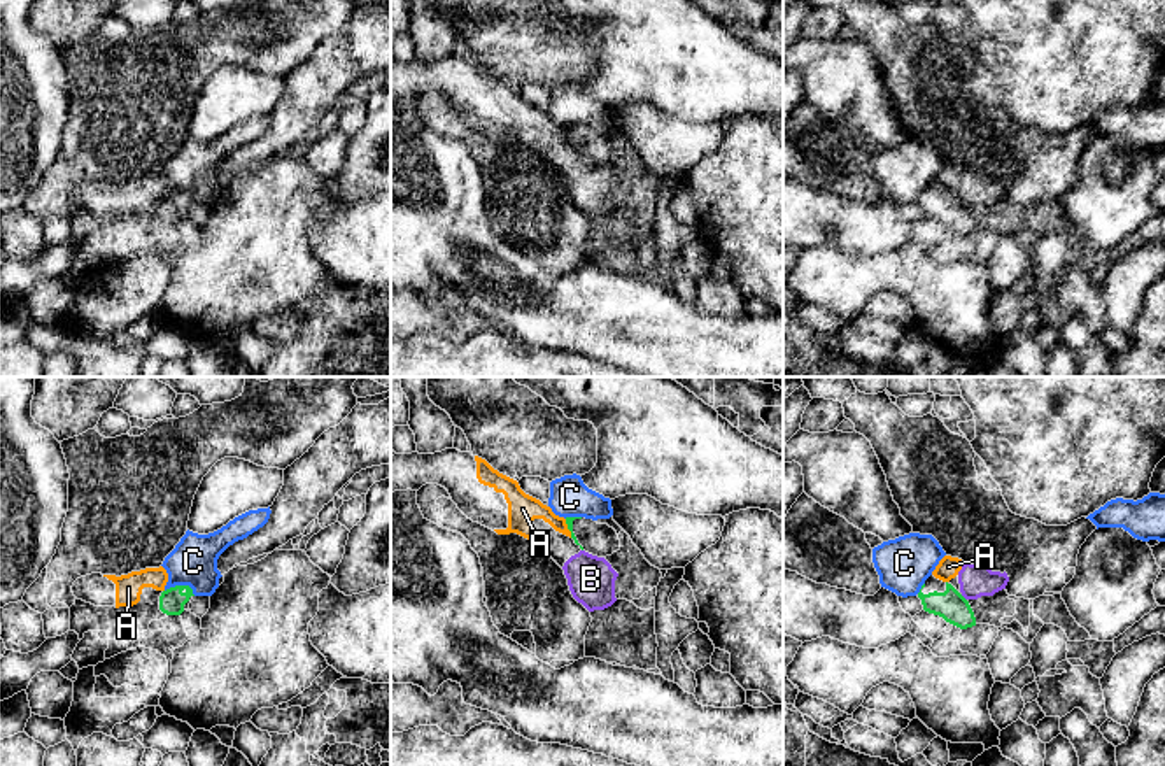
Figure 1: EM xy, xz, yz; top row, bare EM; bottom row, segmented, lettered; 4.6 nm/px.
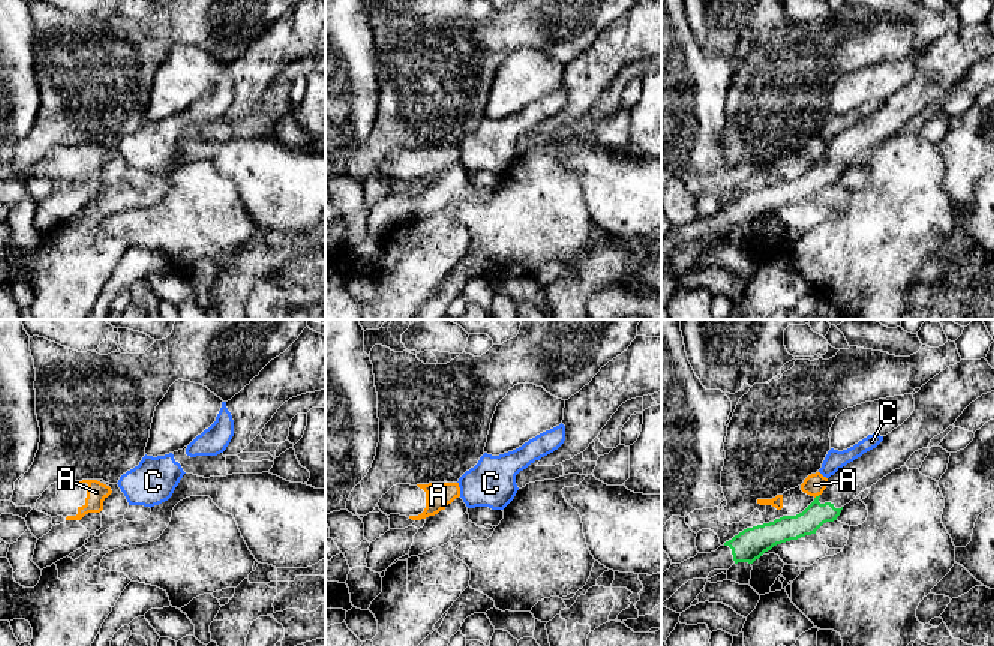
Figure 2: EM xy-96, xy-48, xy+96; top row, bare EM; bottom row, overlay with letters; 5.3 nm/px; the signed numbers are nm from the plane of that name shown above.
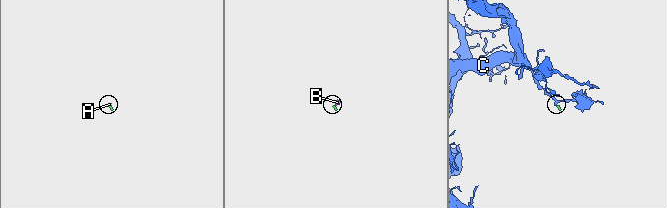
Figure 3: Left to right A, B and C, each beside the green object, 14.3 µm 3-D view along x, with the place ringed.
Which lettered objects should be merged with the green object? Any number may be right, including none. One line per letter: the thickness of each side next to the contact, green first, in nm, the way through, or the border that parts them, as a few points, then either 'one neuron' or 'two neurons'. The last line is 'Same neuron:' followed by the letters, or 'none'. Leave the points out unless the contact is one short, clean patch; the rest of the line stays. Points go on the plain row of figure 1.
A: 30 nm thick on the green side, 140 nm on the other; border along xz (564, 127), (571, 144); two neurons
B: 140 nm thick on the green side, 150 nm on the other; border along yz (960, 202), (966, 207); two neurons
C: 120 nm thick on the green side, 220 nm on the other; border along xy (165, 198), (176, 193), (188, 193), (195, 202); two neurons
Same neuron: none

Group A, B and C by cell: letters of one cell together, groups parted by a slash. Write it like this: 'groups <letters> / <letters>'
groups A B / C

